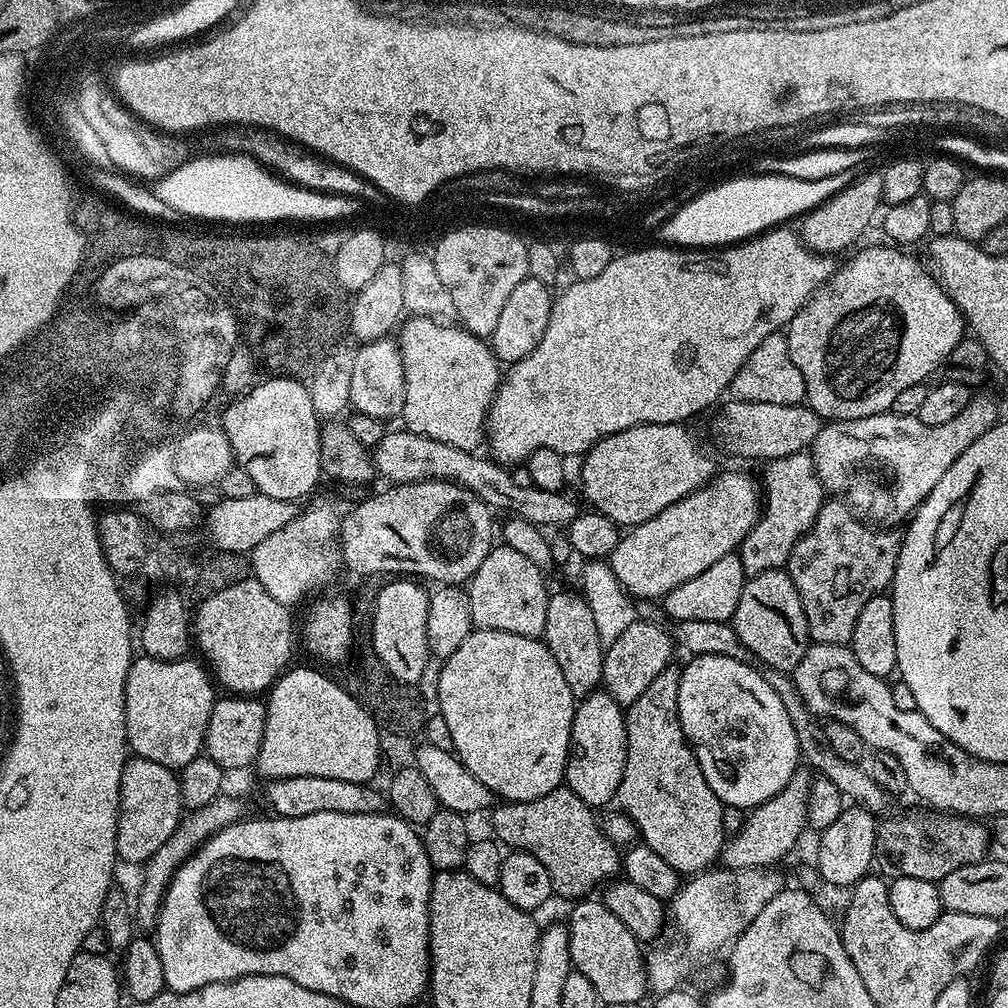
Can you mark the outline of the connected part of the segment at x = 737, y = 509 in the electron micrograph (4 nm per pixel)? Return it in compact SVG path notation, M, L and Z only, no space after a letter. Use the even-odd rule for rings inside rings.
M740 472L719 473L698 491L691 492L686 498L672 503L654 518L633 525L624 535L621 535L618 546L608 557L608 563L614 570L615 577L634 598L663 599L670 590L674 590L675 586L680 586L697 574L702 574L707 567L718 562L719 558L731 555L739 549L746 534L757 522L760 509L759 496L757 481L755 484L748 475Z

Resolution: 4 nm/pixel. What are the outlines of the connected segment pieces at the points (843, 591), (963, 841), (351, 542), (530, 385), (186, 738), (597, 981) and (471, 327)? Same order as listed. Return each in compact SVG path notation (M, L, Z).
M839 498L825 499L818 518L812 523L812 528L794 546L786 565L788 577L798 590L798 598L806 614L808 635L815 643L851 645L854 622L858 622L862 606L866 606L870 598L881 595L894 578L901 541L901 537L897 533L895 536L894 533L892 530L881 530L879 527L865 524Z
M939 810L912 812L909 816L881 819L876 825L876 858L888 878L897 874L906 878L926 878L939 881L958 866L982 862L989 855L990 832L972 818L945 814Z
M423 480L422 482L410 482L409 484L392 484L388 486L385 492L376 492L373 496L366 497L361 504L356 504L349 512L347 509L343 513L340 522L340 554L347 571L349 568L350 571L357 572L357 577L360 578L370 574L378 574L382 577L387 577L389 574L403 574L408 578L423 578L425 581L436 580L432 582L440 586L446 584L460 586L471 580L478 570L478 566L482 566L486 554L490 554L490 550L494 546L494 540L492 540L492 516L494 516L493 509L489 508L487 504L483 504L473 492L466 490L455 480Z
M777 226L758 236L751 237L735 246L724 246L719 250L689 250L679 246L659 246L660 248L644 248L641 252L625 251L617 255L598 274L598 278L576 280L564 293L555 297L550 322L546 326L546 334L542 334L542 342L534 346L526 358L517 364L511 365L503 373L500 389L492 399L488 411L486 425L486 444L492 447L491 455L505 466L516 466L527 461L534 450L549 448L558 450L565 458L583 457L602 438L615 432L626 430L630 426L639 424L679 424L691 421L691 416L704 412L720 395L729 391L734 374L754 354L754 350L770 334L787 329L788 324L802 310L802 306L812 297L821 286L836 273L837 261L831 255L822 252L813 252L804 243L799 235L796 236L788 226Z
M140 654L133 659L126 678L126 734L129 749L135 755L150 758L150 762L158 762L173 770L184 768L186 762L201 755L206 726L218 699L218 693L212 689L214 680L209 669L199 659L192 659L159 660Z
M581 898L575 901L571 908L572 913L569 914L568 920L566 919L566 927L570 938L570 958L573 969L586 974L586 978L590 978L594 990L598 990L600 999L605 1005L641 1003L644 1000L643 996L649 995L650 992L646 956L643 951L640 953L641 941L637 940L634 934L630 934L630 930L626 930L626 926L622 926L622 922L618 922L618 918L614 918L614 914L610 914L610 910L604 905L603 899Z
M468 222L463 226L456 226L451 231L445 231L435 241L436 249L430 252L434 268L442 278L446 290L450 292L451 301L454 302L456 311L455 319L462 325L464 331L472 336L491 338L498 327L498 318L502 314L506 302L510 298L514 286L518 282L528 279L528 244L520 236L507 232L504 228L495 228L492 224L478 224Z

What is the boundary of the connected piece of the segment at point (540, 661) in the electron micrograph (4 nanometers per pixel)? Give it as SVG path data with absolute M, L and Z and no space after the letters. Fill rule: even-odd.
M476 628L450 654L442 666L442 678L438 678L438 715L446 718L446 726L450 726L450 738L454 738L452 752L485 786L489 788L501 801L515 802L518 800L533 800L542 798L542 794L550 794L550 790L561 787L565 783L564 767L568 765L568 748L572 744L572 723L576 713L577 697L572 695L570 686L566 686L566 678L562 678L562 670L558 670L558 662L554 662L554 654L550 654L548 645L543 639L534 636L519 636L502 630L490 630L489 628Z

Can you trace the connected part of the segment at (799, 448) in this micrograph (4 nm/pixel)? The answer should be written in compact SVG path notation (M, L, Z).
M729 399L727 403L717 414L712 432L726 451L733 452L744 460L767 462L774 458L786 458L786 454L808 452L814 438L818 438L818 430L822 426L822 418L807 403L778 406L775 402L733 399Z

